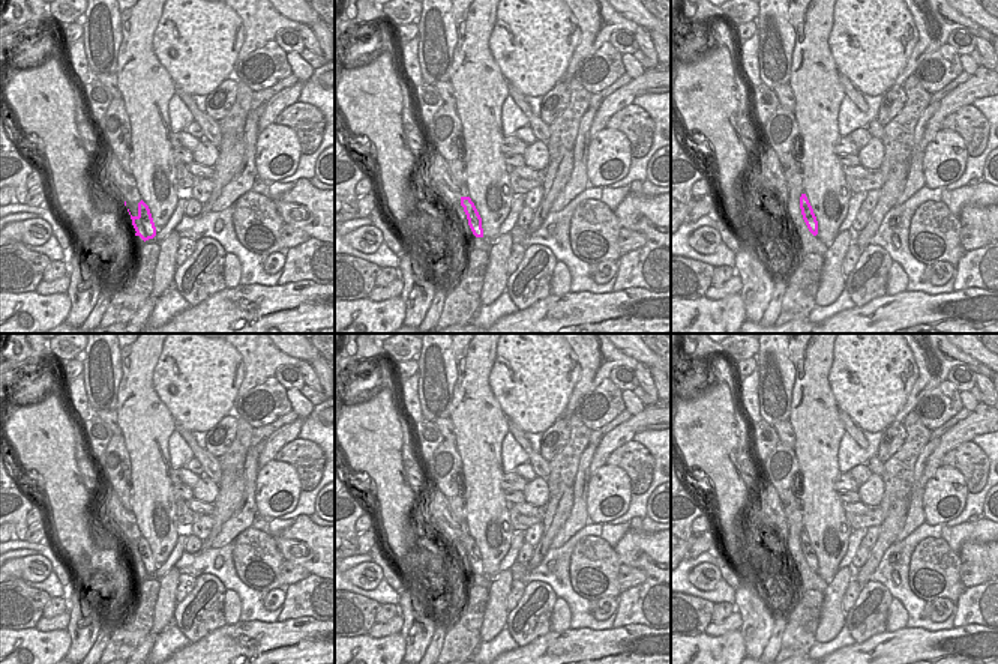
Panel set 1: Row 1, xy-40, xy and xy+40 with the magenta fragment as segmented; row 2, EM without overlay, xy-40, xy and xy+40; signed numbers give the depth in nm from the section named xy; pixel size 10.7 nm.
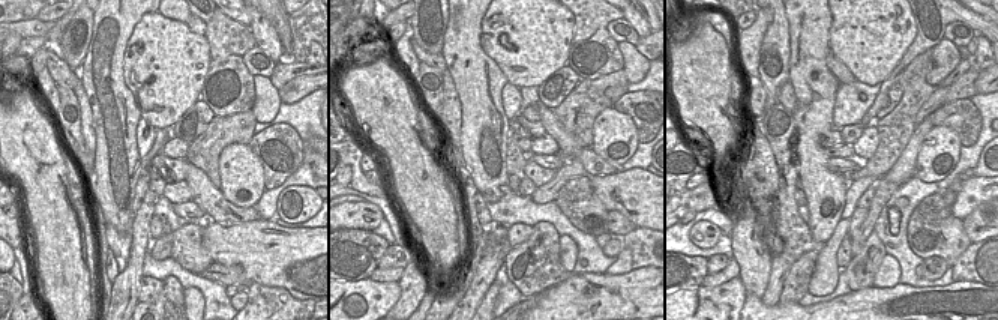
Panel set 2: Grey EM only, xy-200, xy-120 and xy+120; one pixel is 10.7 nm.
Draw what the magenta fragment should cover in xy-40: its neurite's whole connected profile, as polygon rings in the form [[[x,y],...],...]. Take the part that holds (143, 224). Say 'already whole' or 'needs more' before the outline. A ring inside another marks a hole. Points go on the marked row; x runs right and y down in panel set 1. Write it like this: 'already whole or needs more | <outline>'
already whole | [[[143,200],[138,203],[138,215],[131,215],[131,219],[137,231],[135,236],[140,236],[144,242],[156,236],[156,227],[150,209]]]

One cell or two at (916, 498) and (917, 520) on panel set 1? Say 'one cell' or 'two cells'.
one cell

